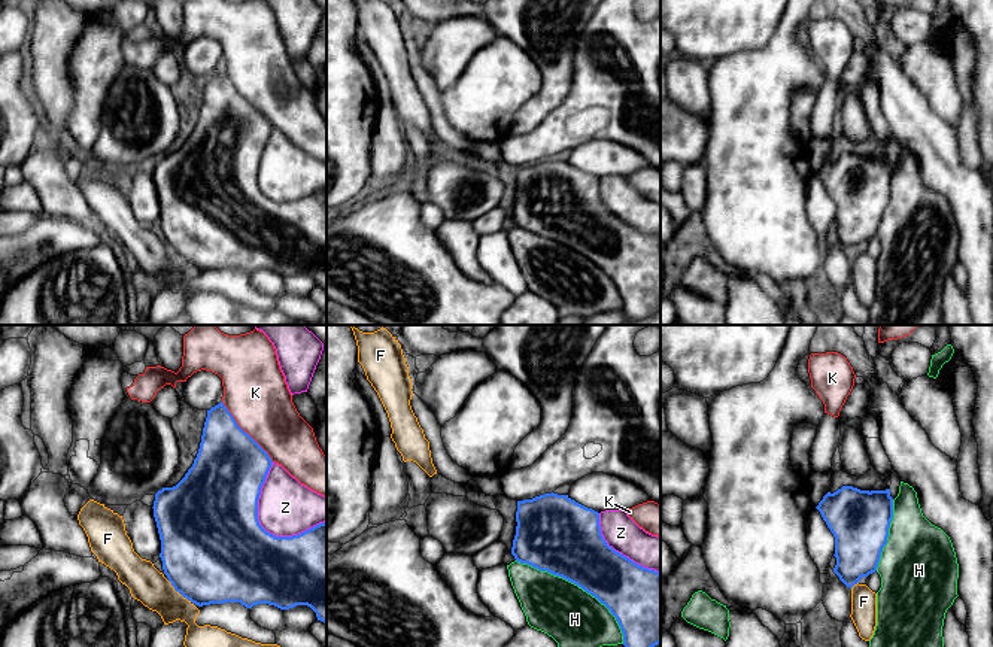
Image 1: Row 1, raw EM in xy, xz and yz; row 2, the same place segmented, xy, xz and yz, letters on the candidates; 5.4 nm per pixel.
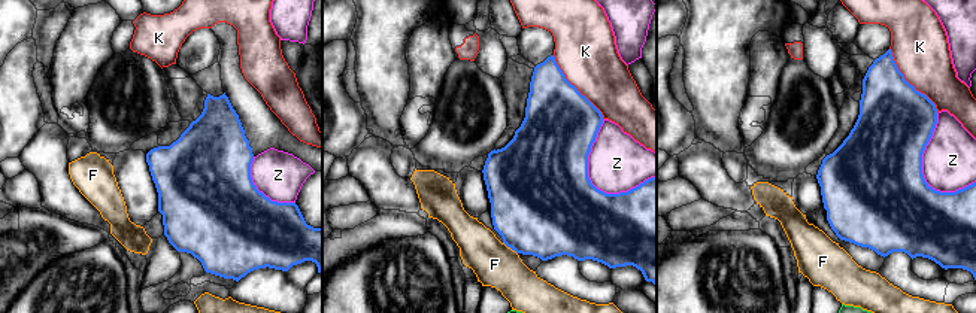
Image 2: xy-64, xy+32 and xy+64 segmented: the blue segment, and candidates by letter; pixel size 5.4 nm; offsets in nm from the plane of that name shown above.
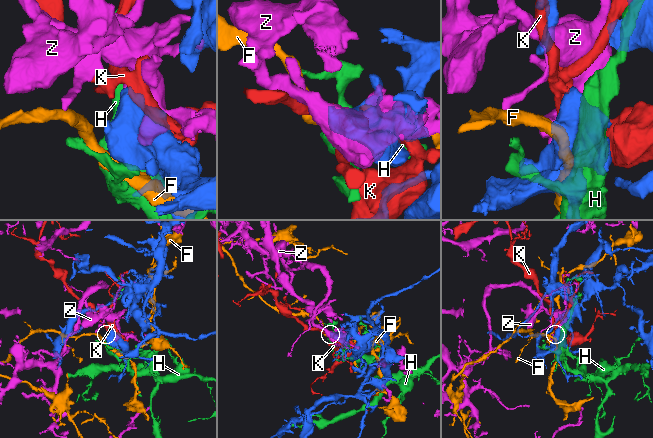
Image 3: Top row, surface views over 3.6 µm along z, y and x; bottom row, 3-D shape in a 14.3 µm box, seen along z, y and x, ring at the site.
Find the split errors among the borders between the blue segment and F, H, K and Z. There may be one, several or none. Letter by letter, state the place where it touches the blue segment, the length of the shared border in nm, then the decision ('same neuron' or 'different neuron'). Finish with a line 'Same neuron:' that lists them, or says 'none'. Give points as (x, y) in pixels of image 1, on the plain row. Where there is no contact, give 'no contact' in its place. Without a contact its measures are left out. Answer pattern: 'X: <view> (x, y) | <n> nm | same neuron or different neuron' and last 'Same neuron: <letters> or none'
F: xy (181, 260) | 190 nm | different neuron
H: xz (579, 252) | 750 nm | different neuron
K: xy (243, 97) | 440 nm | different neuron
Z: xy (261, 193) | 440 nm | different neuron
Same neuron: none

